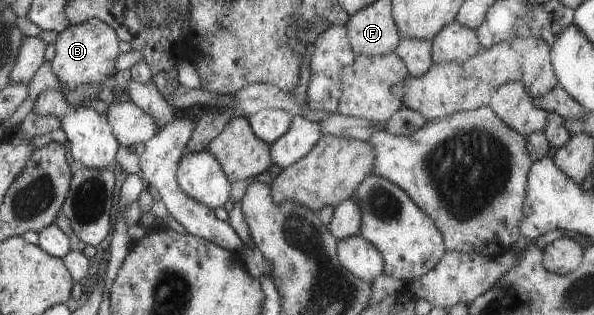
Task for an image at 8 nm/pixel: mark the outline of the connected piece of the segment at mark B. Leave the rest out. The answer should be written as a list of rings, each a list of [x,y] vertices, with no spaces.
[[[92,18],[81,24],[69,25],[58,34],[54,44],[56,54],[51,61],[53,72],[71,90],[81,85],[103,85],[116,72],[119,58],[119,40],[115,29],[101,19]]]

